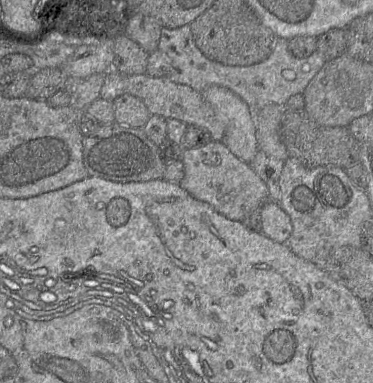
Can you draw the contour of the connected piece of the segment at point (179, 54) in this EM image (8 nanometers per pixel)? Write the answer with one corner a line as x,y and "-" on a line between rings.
183,25
178,28
162,27
158,50
164,52
171,59
171,71
169,72
169,77
167,77
171,81
178,84
187,85
200,93
213,85
227,88
246,102
253,111
258,111
269,104
276,104
285,107
287,100
292,95
301,94
304,92
311,79
326,63
326,60
318,51
313,52
306,58
294,57
289,51
288,40
276,37
274,48
266,60
250,66
225,65
207,58
200,51
195,44
190,25

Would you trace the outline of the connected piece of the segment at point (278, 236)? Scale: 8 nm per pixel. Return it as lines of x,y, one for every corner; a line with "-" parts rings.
268,200
260,207
262,233
271,240
287,244
292,233
292,223
288,214
278,202

